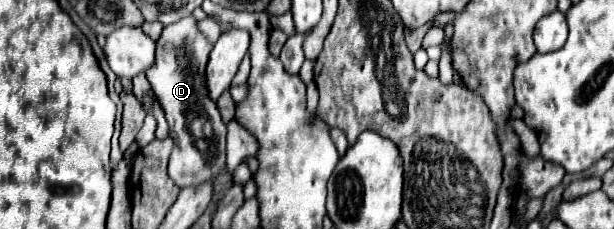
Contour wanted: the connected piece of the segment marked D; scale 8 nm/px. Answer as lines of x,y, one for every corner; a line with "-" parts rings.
193,16
181,18
179,22
173,22
163,28
159,40
155,42
155,62
151,68
147,68
145,76
153,86
159,104
165,110
171,138
175,142
169,160
171,180
179,188
215,180
215,194
223,194
231,188
229,172
223,174
227,126
221,120
217,104
207,94
205,66
211,50
213,44
197,28
197,20

